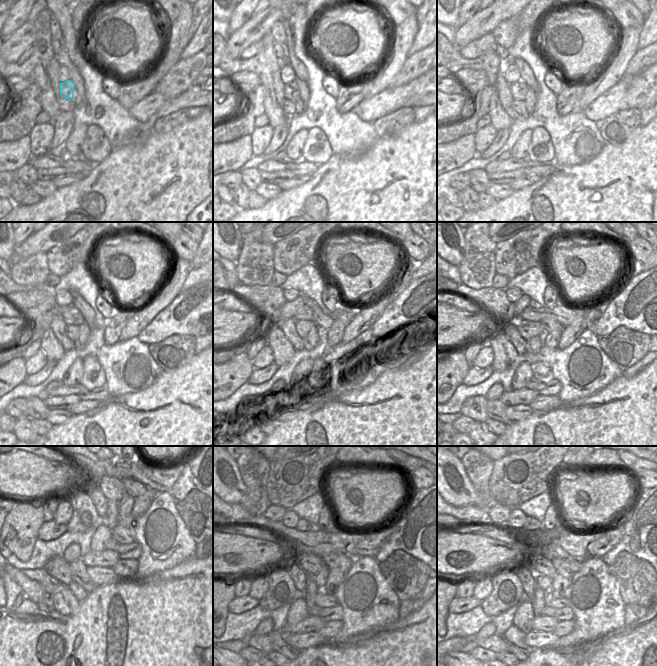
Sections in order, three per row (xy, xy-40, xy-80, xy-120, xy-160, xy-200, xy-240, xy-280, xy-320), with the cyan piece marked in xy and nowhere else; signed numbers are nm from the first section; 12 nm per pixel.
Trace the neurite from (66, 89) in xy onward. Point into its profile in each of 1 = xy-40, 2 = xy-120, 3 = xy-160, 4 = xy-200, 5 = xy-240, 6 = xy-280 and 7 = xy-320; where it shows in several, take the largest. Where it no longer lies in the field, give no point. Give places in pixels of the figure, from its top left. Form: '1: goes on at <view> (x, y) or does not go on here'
1: goes on at xy-40 (291, 91)
2: goes on at xy-120 (71, 315)
3: goes on at xy-160 (303, 313)
4: goes on at xy-200 (567, 316)
5: goes on at xy-240 (133, 543)
6: goes on at xy-280 (355, 544)
7: goes on at xy-320 (581, 546)

